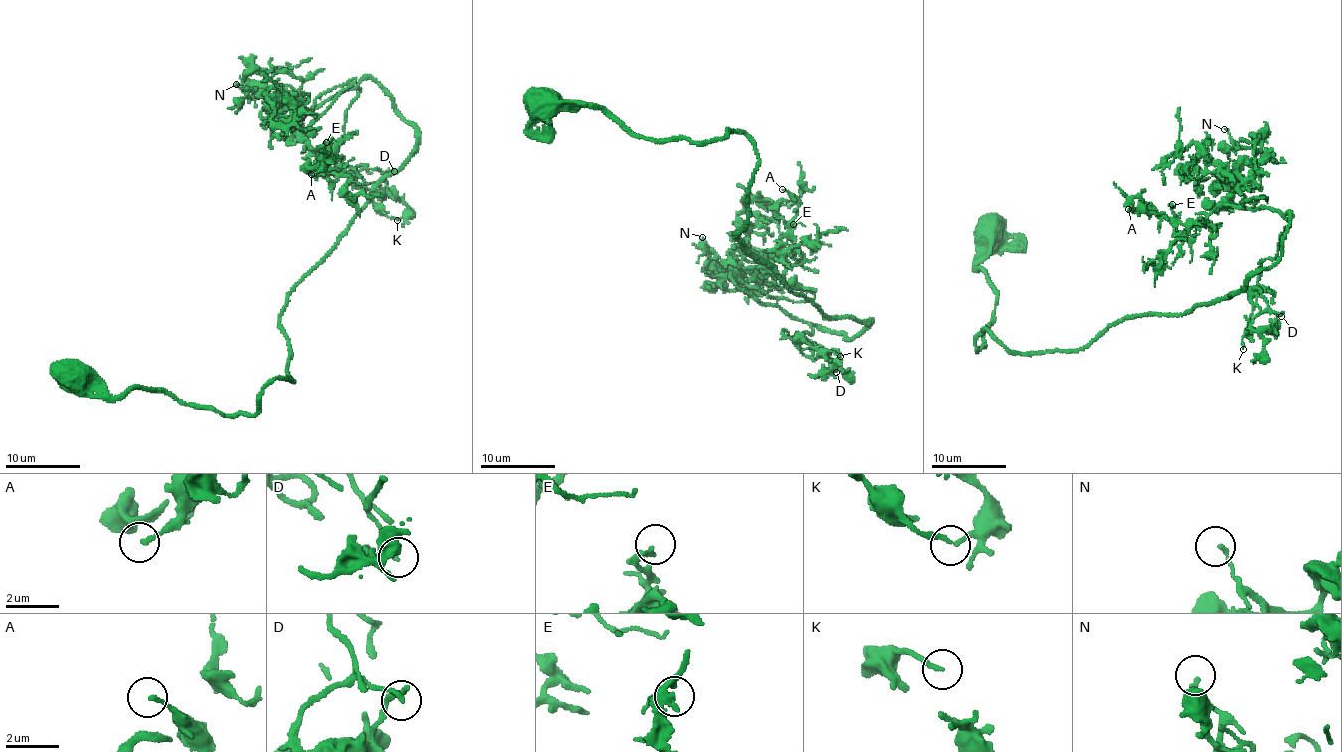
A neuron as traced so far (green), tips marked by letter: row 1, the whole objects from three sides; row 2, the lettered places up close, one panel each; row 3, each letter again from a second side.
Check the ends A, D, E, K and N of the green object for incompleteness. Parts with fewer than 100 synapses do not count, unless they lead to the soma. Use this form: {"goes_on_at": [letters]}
{"goes_on_at": ["N"]}

